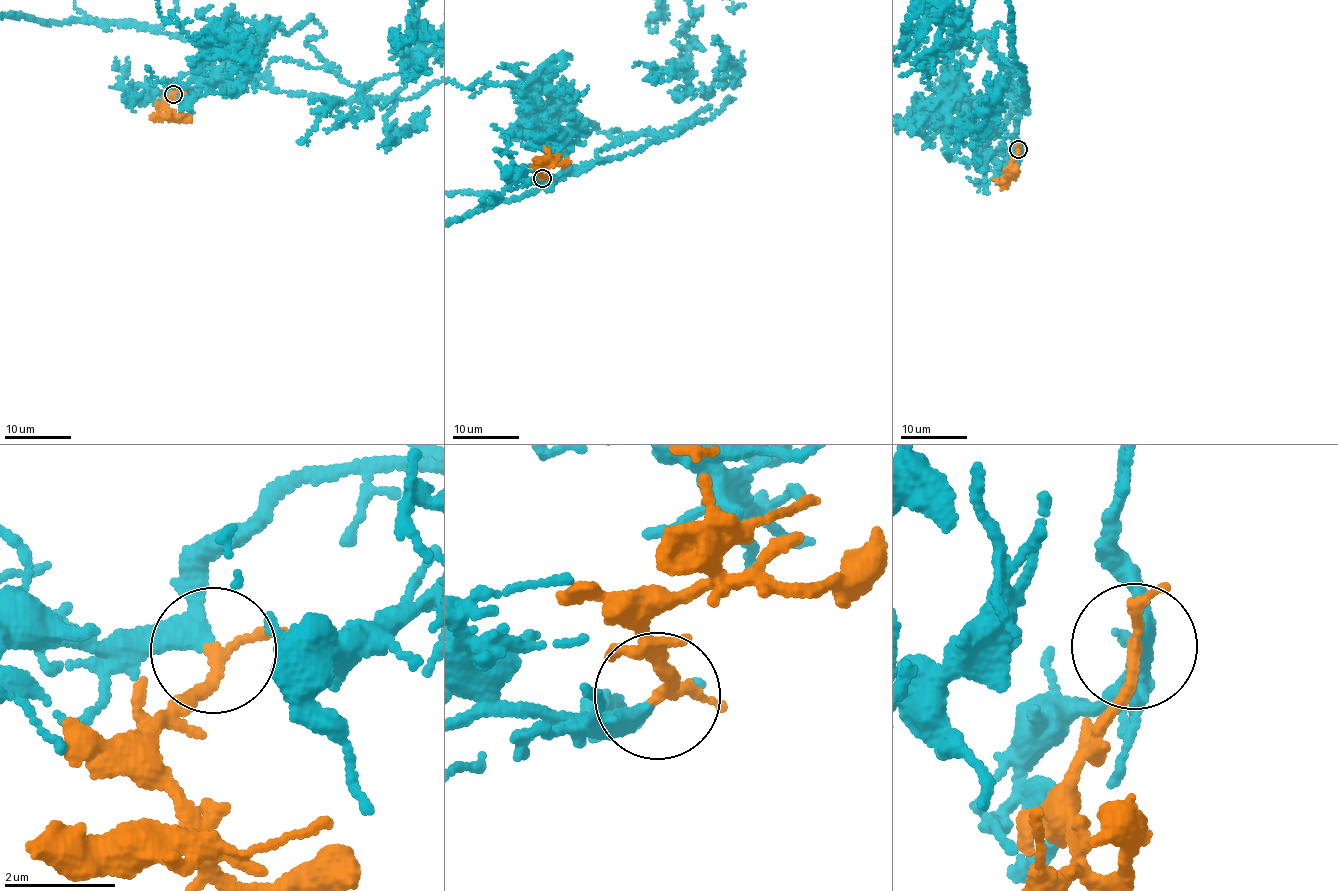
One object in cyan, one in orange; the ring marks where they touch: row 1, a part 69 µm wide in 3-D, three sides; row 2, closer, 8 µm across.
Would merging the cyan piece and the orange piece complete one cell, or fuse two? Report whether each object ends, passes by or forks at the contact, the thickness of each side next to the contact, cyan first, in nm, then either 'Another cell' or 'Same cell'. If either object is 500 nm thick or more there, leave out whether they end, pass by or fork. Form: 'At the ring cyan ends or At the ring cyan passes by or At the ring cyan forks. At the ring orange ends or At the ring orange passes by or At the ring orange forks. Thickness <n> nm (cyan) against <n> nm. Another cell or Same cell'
At the ring cyan passes by. At the ring orange passes by. Thickness 280 nm (cyan) against 170 nm. Same cell

